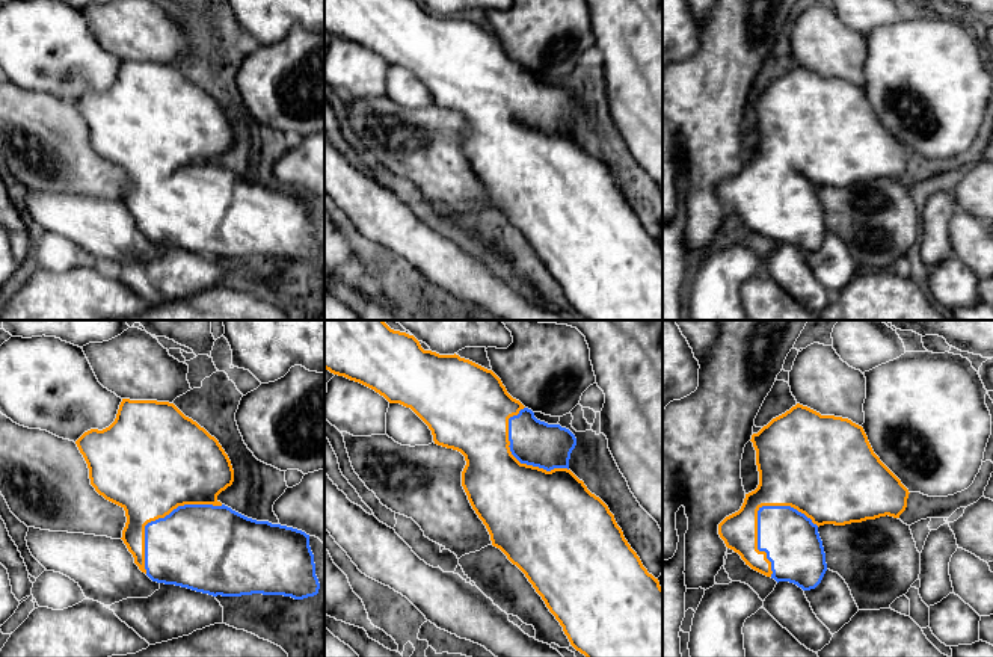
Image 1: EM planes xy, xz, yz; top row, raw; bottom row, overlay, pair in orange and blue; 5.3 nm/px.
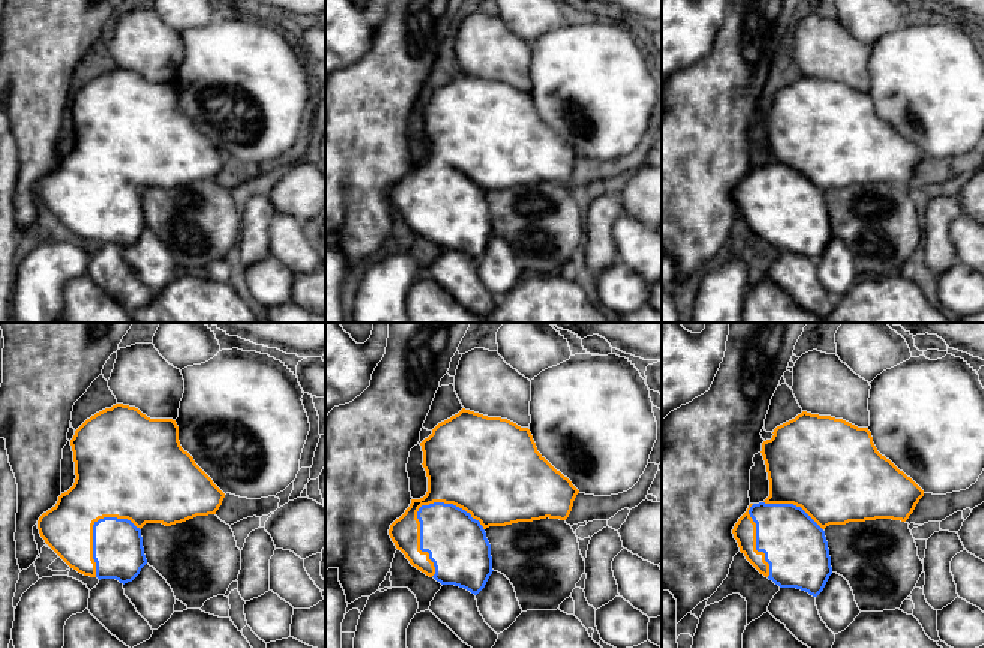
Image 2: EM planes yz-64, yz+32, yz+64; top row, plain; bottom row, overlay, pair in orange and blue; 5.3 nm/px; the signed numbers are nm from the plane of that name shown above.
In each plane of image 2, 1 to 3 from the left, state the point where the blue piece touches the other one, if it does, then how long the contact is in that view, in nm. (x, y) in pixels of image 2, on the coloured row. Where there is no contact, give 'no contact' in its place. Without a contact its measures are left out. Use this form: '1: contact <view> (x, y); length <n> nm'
1: contact yz-64 (92, 533); length 360 nm
2: contact yz+32 (419, 528); length 420 nm
3: contact yz+64 (755, 542); length 400 nm

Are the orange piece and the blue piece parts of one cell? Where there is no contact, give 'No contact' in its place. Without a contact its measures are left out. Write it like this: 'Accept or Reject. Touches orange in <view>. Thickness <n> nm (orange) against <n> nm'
Accept. Touches orange in yz. Thickness 190 nm (orange) against 300 nm

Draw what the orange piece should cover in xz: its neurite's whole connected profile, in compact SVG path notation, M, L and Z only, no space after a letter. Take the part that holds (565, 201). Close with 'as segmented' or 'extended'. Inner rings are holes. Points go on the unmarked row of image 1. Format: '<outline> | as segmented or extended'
M324 0L324 30L374 51L389 65L400 65L410 69L429 88L435 106L457 112L465 118L466 127L462 133L462 148L472 171L486 187L492 207L500 210L525 236L576 313L587 320L663 320L663 249L658 240L643 228L640 219L625 201L608 168L592 156L584 143L569 131L570 115L576 107L576 100L569 91L537 82L531 71L525 69L507 54L501 41L492 32L460 20L456 15L439 17L432 12L424 12L417 0Z | extended

